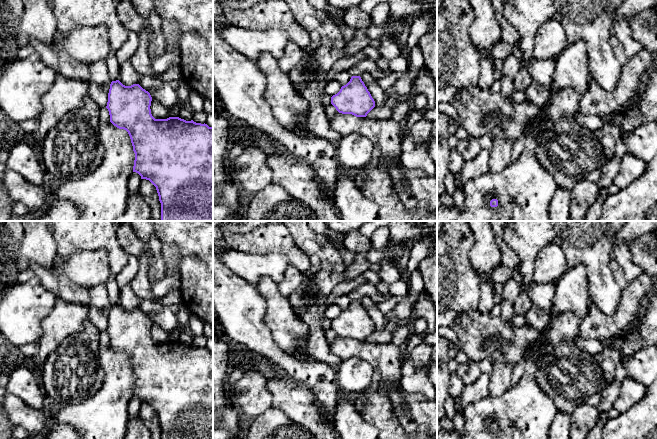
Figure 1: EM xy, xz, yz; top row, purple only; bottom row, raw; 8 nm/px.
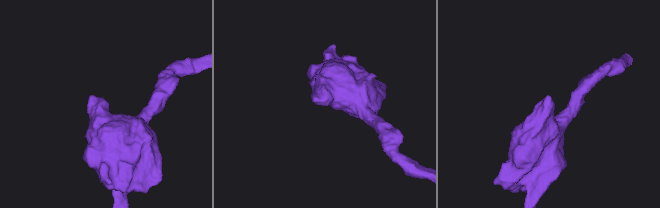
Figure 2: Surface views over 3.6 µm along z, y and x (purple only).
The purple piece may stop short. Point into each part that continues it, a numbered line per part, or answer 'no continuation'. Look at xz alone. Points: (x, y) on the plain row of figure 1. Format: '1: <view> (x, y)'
no continuation

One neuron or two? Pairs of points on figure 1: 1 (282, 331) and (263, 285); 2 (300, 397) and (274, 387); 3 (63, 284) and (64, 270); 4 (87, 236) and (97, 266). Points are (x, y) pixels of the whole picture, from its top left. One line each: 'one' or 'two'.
1: one
2: one
3: two
4: two

